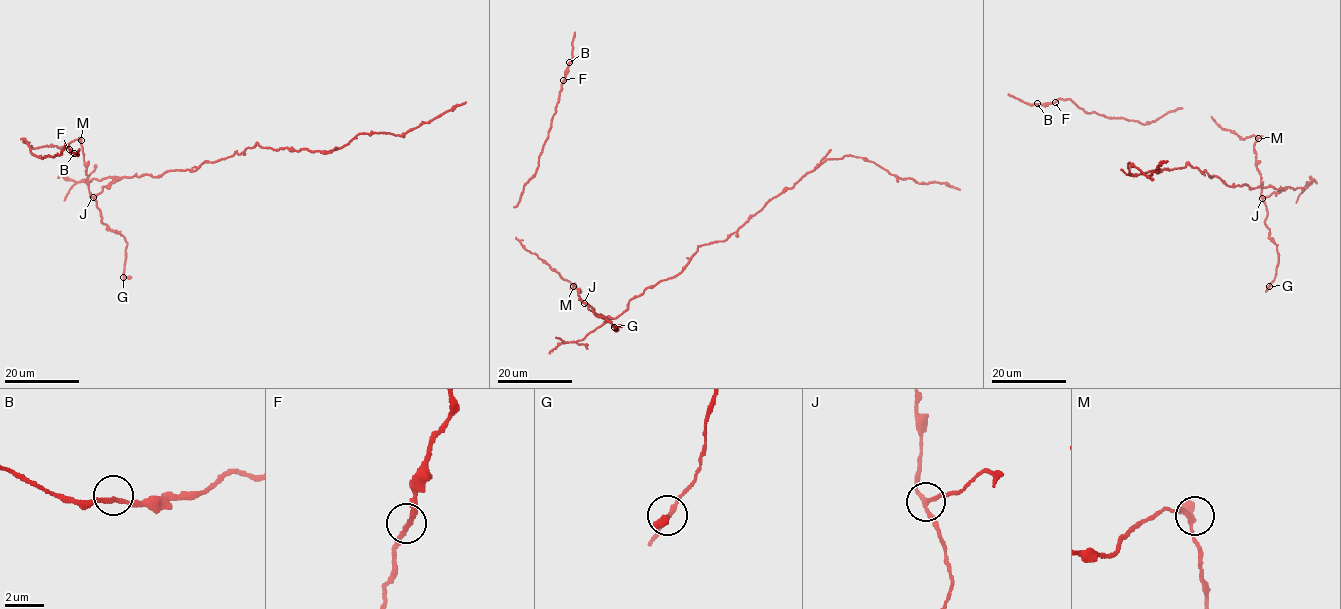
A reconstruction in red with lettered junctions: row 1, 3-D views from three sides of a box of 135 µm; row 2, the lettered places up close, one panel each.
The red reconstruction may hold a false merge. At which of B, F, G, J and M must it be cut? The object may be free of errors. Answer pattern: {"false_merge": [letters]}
{"false_merge": ["J"]}

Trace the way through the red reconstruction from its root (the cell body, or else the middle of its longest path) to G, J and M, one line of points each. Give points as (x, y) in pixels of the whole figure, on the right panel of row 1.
G: (1274, 188), (1281, 190), (1263, 198), (1267, 212), (1264, 224), (1278, 255), (1275, 277), (1269, 286)
J: (1274, 188), (1281, 190), (1263, 198)
M: (1274, 188), (1281, 190), (1269, 196), (1261, 196), (1261, 174), (1253, 147), (1258, 138)

